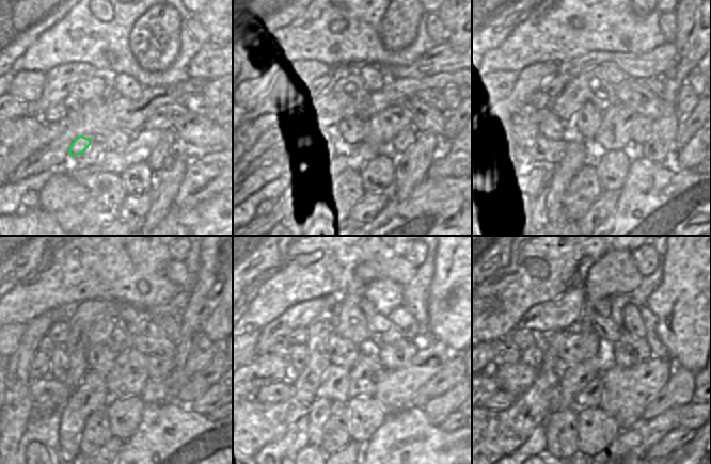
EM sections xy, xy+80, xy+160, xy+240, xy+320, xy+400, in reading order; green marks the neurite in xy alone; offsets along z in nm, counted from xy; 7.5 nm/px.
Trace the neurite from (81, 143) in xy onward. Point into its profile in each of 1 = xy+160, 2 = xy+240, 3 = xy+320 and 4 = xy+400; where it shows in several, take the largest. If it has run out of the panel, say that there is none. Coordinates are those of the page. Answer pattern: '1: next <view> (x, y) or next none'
1: next xy+160 (550, 126)
2: next xy+240 (59, 362)
3: next xy+320 (297, 358)
4: next xy+400 (533, 356)

